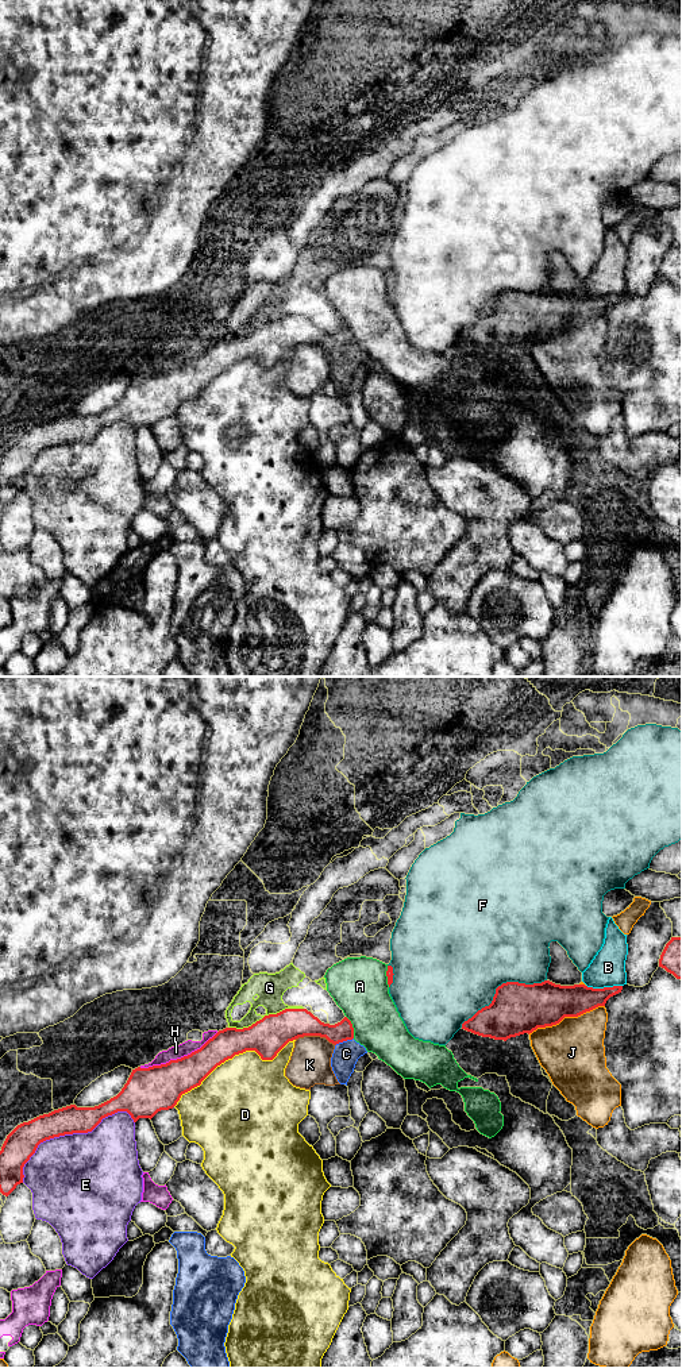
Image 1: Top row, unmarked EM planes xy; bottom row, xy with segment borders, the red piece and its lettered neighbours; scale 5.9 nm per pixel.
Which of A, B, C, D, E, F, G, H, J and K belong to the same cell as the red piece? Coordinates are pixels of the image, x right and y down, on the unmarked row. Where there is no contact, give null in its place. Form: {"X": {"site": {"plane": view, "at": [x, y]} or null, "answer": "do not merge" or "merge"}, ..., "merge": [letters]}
{"A": {"site": {"plane": "xy", "at": [351, 335]}, "answer": "do not merge"}, "B": {"site": {"plane": "xy", "at": [604, 296]}, "answer": "do not merge"}, "C": {"site": {"plane": "xy", "at": [343, 349]}, "answer": "do not merge"}, "D": {"site": {"plane": "xy", "at": [232, 365]}, "answer": "do not merge"}, "E": {"site": {"plane": "xy", "at": [68, 442]}, "answer": "do not merge"}, "F": {"site": {"plane": "xy", "at": [499, 295]}, "answer": "do not merge"}, "G": {"site": {"plane": "xy", "at": [265, 324]}, "answer": "do not merge"}, "H": {"site": {"plane": "xy", "at": [178, 367]}, "answer": "do not merge"}, "J": {"site": {"plane": "xy", "at": [566, 324]}, "answer": "do not merge"}, "K": {"site": {"plane": "xy", "at": [315, 343]}, "answer": "do not merge"}, "merge": []}

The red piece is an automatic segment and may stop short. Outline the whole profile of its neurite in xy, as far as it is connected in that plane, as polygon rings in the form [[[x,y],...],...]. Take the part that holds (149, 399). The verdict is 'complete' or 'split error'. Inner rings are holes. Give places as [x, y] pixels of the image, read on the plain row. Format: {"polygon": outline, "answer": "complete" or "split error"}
{"polygon": [[[285,317],[265,324],[248,336],[219,339],[200,358],[166,373],[132,378],[122,400],[95,416],[70,413],[18,433],[0,459],[0,501],[8,505],[23,492],[23,475],[46,448],[92,440],[103,427],[127,420],[134,431],[173,417],[181,404],[201,390],[221,371],[246,359],[273,369],[289,351],[304,344],[325,346],[332,352],[354,347],[351,330],[324,332],[307,317]]], "answer": "complete"}

